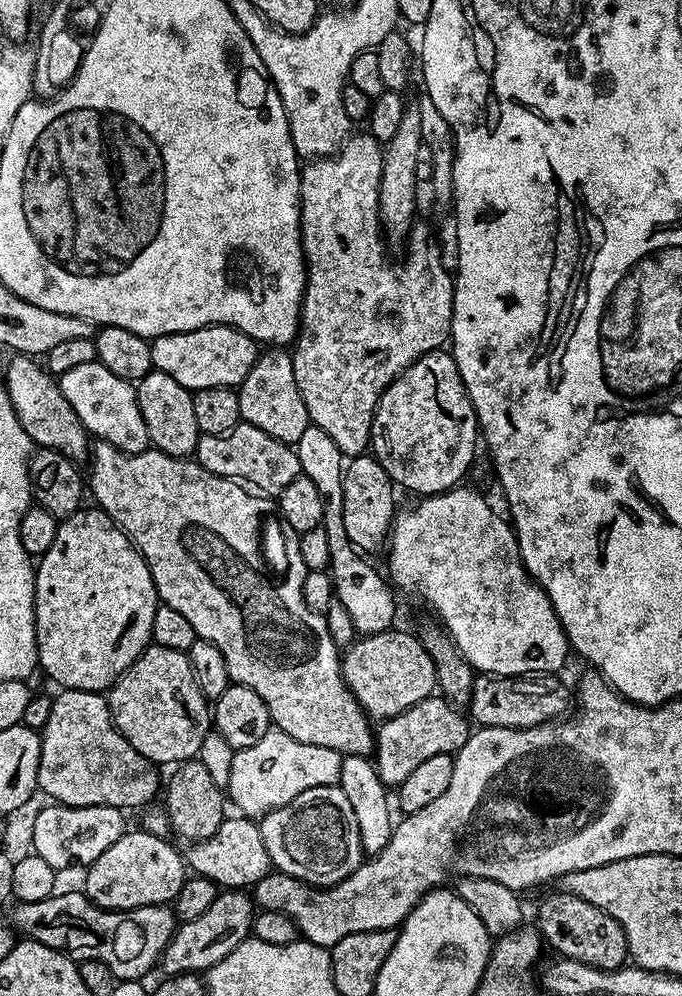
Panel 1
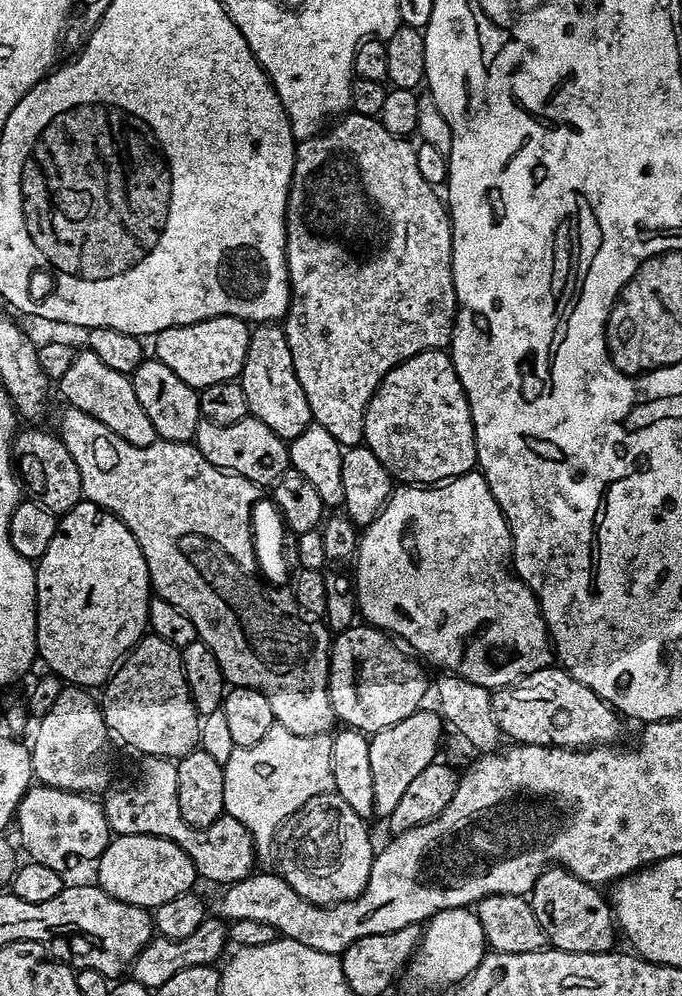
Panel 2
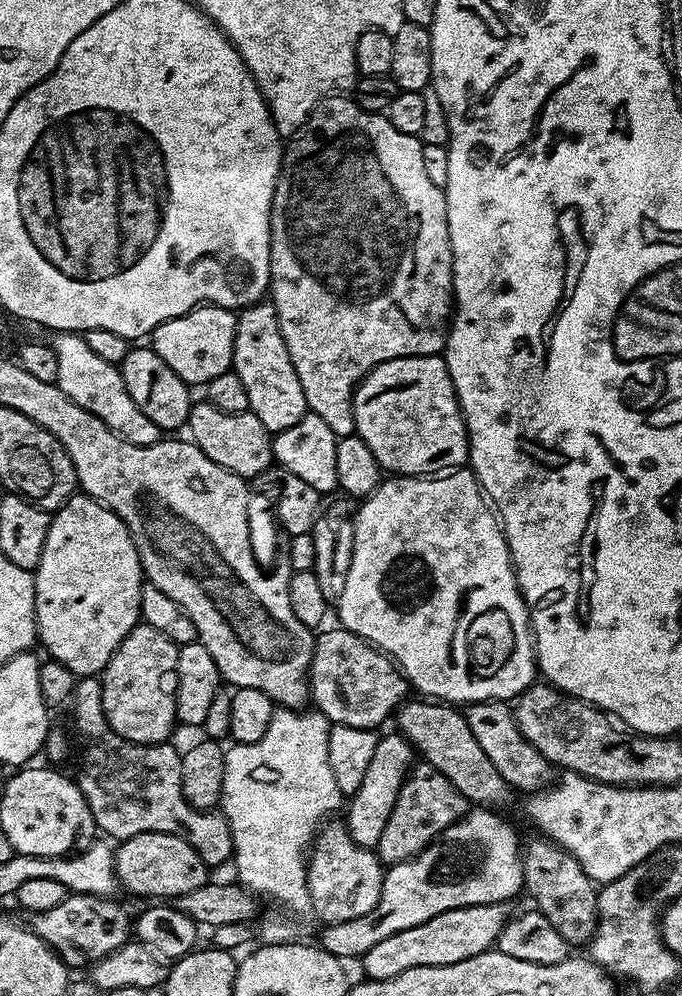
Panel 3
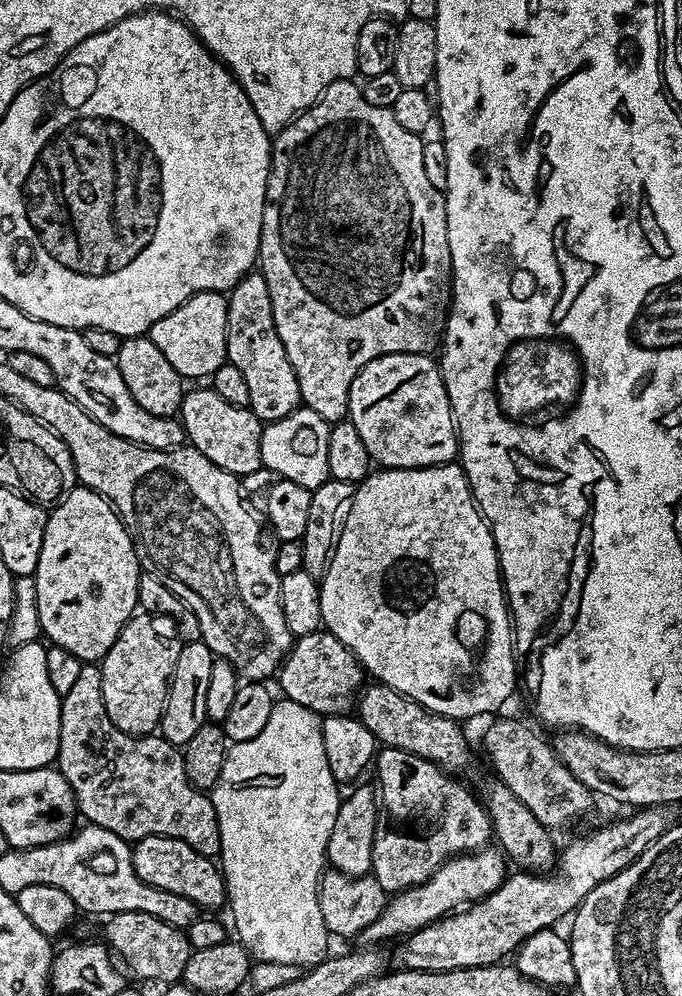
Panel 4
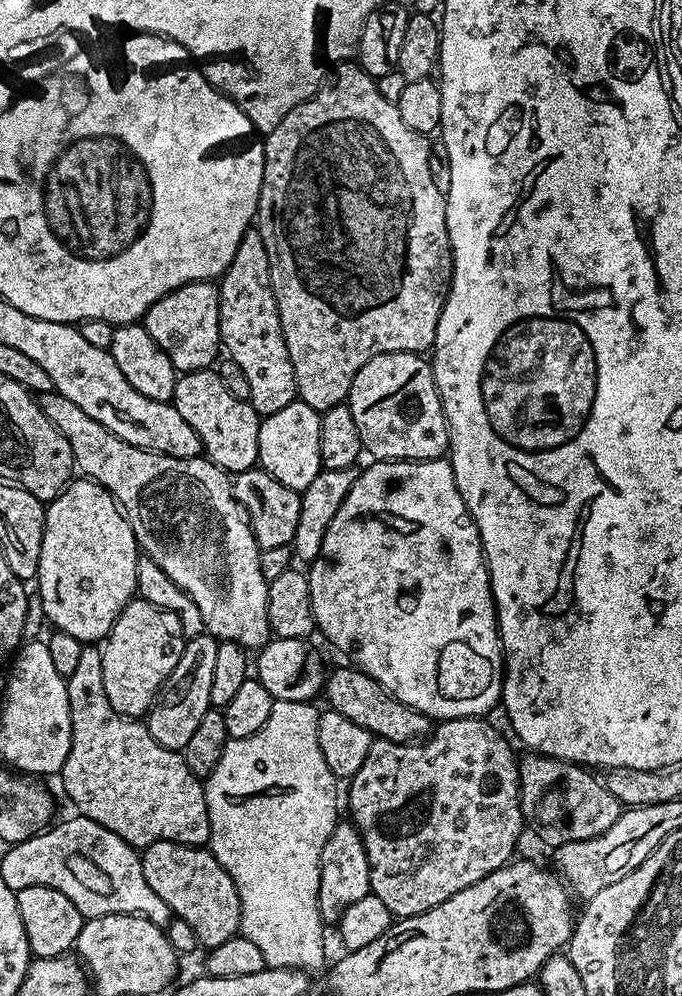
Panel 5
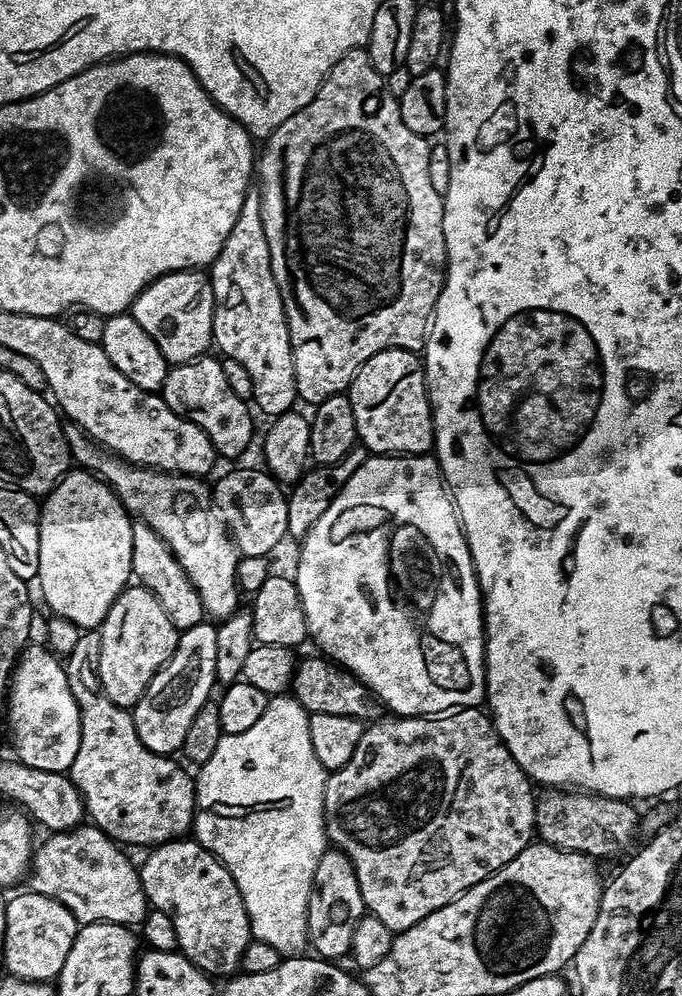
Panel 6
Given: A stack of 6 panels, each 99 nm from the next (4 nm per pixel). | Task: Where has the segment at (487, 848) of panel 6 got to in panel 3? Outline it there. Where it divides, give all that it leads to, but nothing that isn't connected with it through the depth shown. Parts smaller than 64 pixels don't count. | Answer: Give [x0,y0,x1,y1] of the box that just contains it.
[375,763,469,865]

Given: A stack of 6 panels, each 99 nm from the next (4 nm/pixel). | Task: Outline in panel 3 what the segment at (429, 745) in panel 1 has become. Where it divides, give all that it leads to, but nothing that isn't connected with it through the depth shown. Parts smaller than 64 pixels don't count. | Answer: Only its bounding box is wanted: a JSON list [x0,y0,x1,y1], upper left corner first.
[346,735,414,849]

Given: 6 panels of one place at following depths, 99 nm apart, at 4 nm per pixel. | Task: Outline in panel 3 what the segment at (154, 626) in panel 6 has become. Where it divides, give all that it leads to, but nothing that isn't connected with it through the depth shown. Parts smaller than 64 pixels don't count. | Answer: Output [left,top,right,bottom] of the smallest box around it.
[99,623,181,744]

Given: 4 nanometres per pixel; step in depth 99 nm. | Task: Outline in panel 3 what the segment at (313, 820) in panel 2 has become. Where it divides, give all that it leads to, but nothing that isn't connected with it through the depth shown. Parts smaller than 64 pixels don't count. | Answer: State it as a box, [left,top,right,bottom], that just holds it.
[306,818,385,925]

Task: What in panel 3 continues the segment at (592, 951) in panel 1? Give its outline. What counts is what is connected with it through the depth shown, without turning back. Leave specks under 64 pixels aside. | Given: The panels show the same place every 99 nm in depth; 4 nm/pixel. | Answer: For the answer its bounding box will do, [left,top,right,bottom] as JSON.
[523,838,597,946]

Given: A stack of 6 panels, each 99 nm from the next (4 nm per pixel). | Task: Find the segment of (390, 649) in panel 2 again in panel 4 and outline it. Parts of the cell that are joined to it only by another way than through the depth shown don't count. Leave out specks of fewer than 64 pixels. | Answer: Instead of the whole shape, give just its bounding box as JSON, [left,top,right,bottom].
[278,630,366,717]

